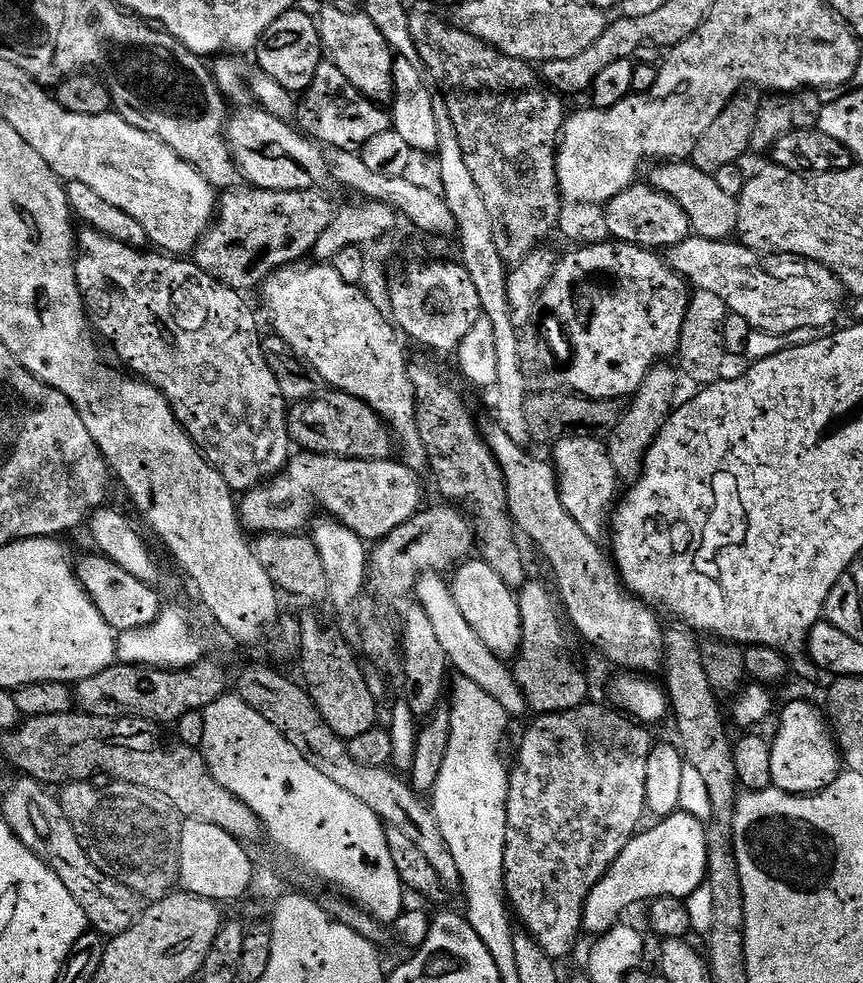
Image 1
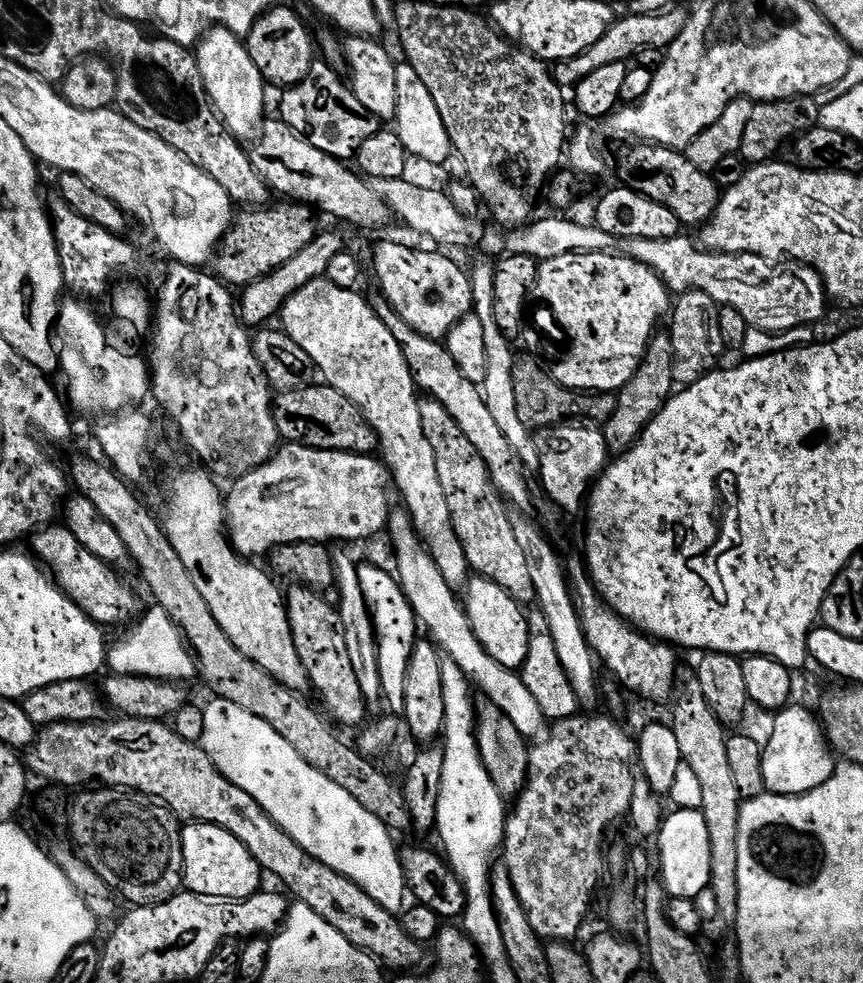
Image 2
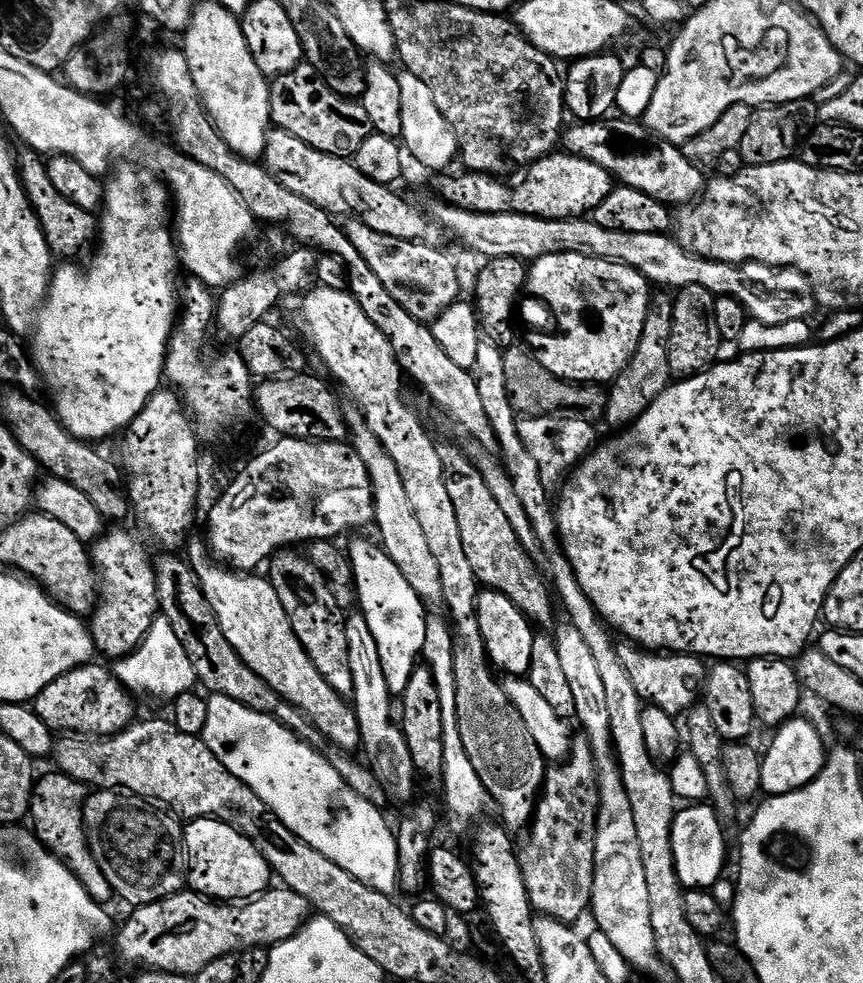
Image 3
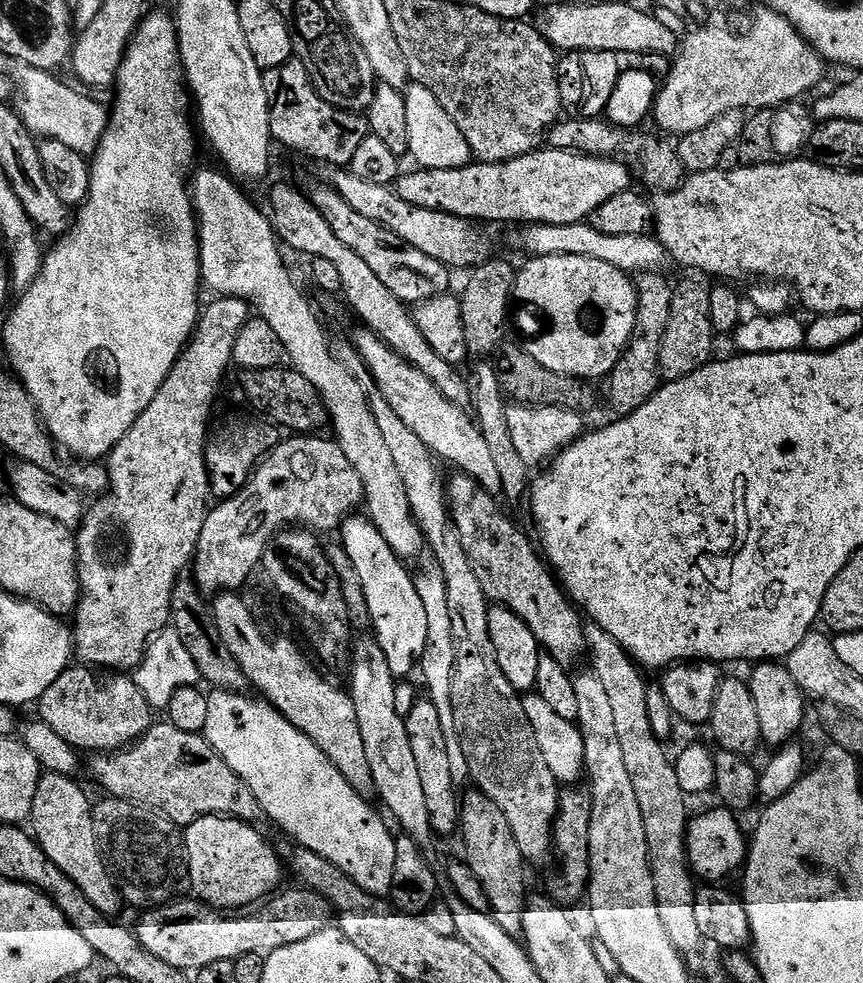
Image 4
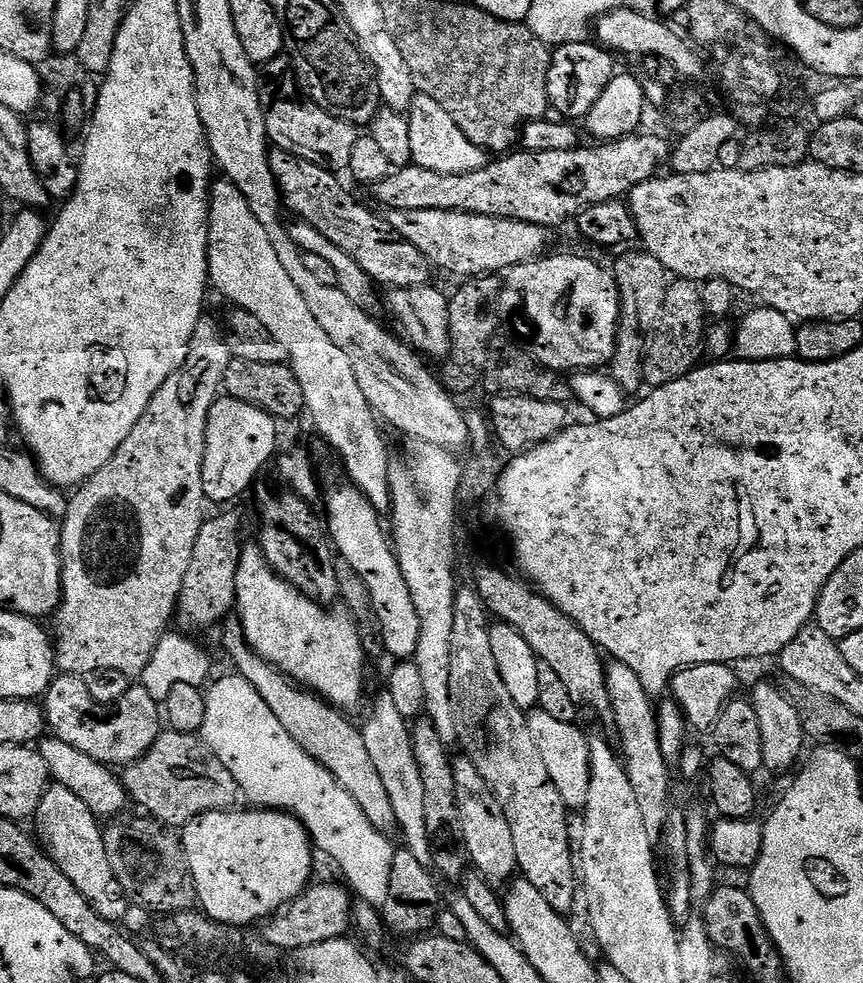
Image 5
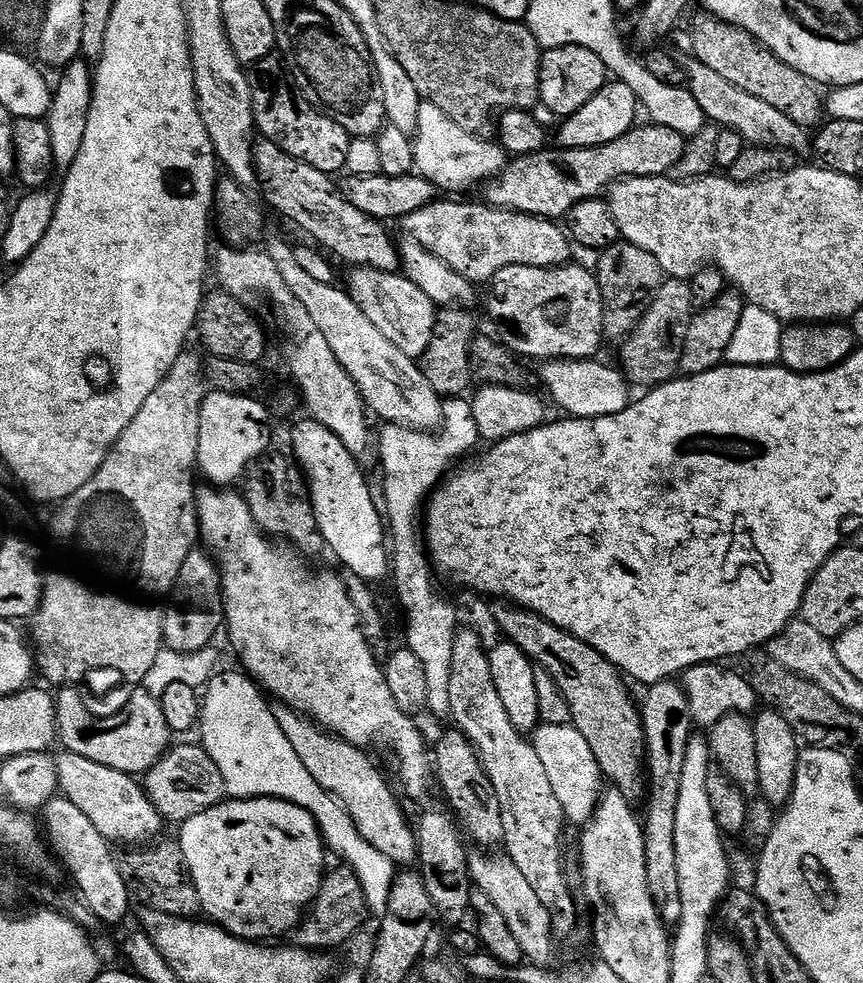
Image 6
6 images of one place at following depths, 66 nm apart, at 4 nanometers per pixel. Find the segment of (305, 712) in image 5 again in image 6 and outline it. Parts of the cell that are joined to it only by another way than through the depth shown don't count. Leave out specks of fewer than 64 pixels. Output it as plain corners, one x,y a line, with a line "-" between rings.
273,703
272,713
278,726
282,726
282,734
290,738
290,746
294,746
294,754
298,754
302,766
306,766
314,780
344,805
344,809
358,826
359,833
376,850
392,859
395,865
415,865
418,851
413,825
408,825
408,816
400,809
399,798
392,793
387,778
376,769
375,762
368,757
371,755
365,749
346,742
341,736
332,735
319,727
315,720
301,716
286,704

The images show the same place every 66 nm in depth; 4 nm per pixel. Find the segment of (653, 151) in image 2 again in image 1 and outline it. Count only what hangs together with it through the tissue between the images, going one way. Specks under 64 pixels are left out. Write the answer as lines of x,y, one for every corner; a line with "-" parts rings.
669,160
655,165
650,177
652,187
664,192
682,210
690,222
693,233
707,240
728,240
736,228
737,197
726,194
716,183
713,173
703,172
684,160

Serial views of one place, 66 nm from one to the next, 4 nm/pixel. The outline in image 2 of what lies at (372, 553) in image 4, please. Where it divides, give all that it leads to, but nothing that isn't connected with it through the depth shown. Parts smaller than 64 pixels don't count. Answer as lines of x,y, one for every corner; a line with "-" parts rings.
372,564
358,566
359,581
367,600
377,638
377,662
381,678
383,701
389,713
403,716
405,712
405,680
410,654
416,645
420,628
413,608
406,599
397,577

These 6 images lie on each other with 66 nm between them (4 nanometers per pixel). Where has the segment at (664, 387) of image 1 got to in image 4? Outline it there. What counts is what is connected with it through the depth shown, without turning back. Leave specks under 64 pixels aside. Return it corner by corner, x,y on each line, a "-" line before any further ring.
646,272
637,275
634,280
636,286
636,326
638,334
633,336
628,349
614,366
612,373
606,378
608,384
608,404
612,407
612,416
623,418
634,414
656,392
662,384
660,371
660,343
664,337
666,326
670,322
672,309
673,285
668,284
664,274
660,272

